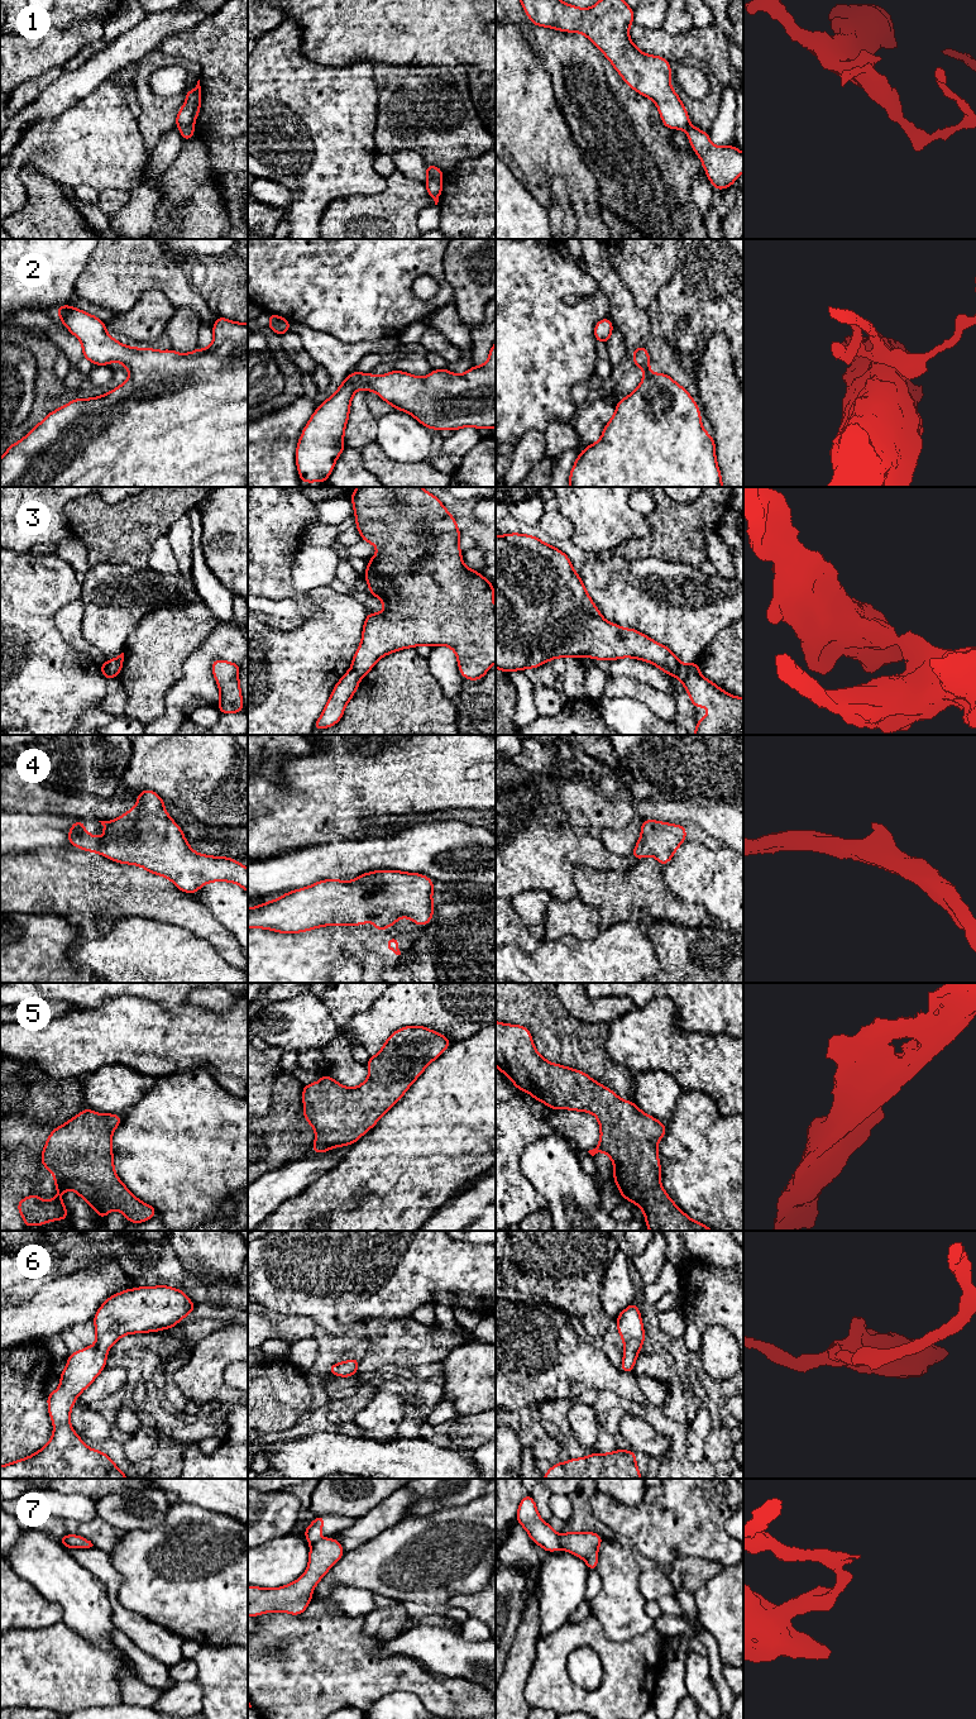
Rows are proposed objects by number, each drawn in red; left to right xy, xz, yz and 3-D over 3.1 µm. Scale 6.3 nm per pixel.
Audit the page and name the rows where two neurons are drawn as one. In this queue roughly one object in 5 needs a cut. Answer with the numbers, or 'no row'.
1, 3, 7

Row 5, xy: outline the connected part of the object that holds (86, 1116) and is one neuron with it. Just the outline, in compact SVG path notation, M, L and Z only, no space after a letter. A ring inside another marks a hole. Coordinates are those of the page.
M85 1108L76 1117L51 1132L40 1161L43 1168L49 1169L54 1178L57 1195L48 1202L43 1202L38 1194L19 1200L16 1207L24 1218L24 1228L43 1226L51 1221L70 1219L61 1199L64 1190L75 1190L97 1212L99 1219L102 1219L114 1209L119 1209L130 1223L143 1223L158 1214L156 1208L140 1202L131 1194L115 1173L111 1138L120 1122L121 1114L101 1114Z

